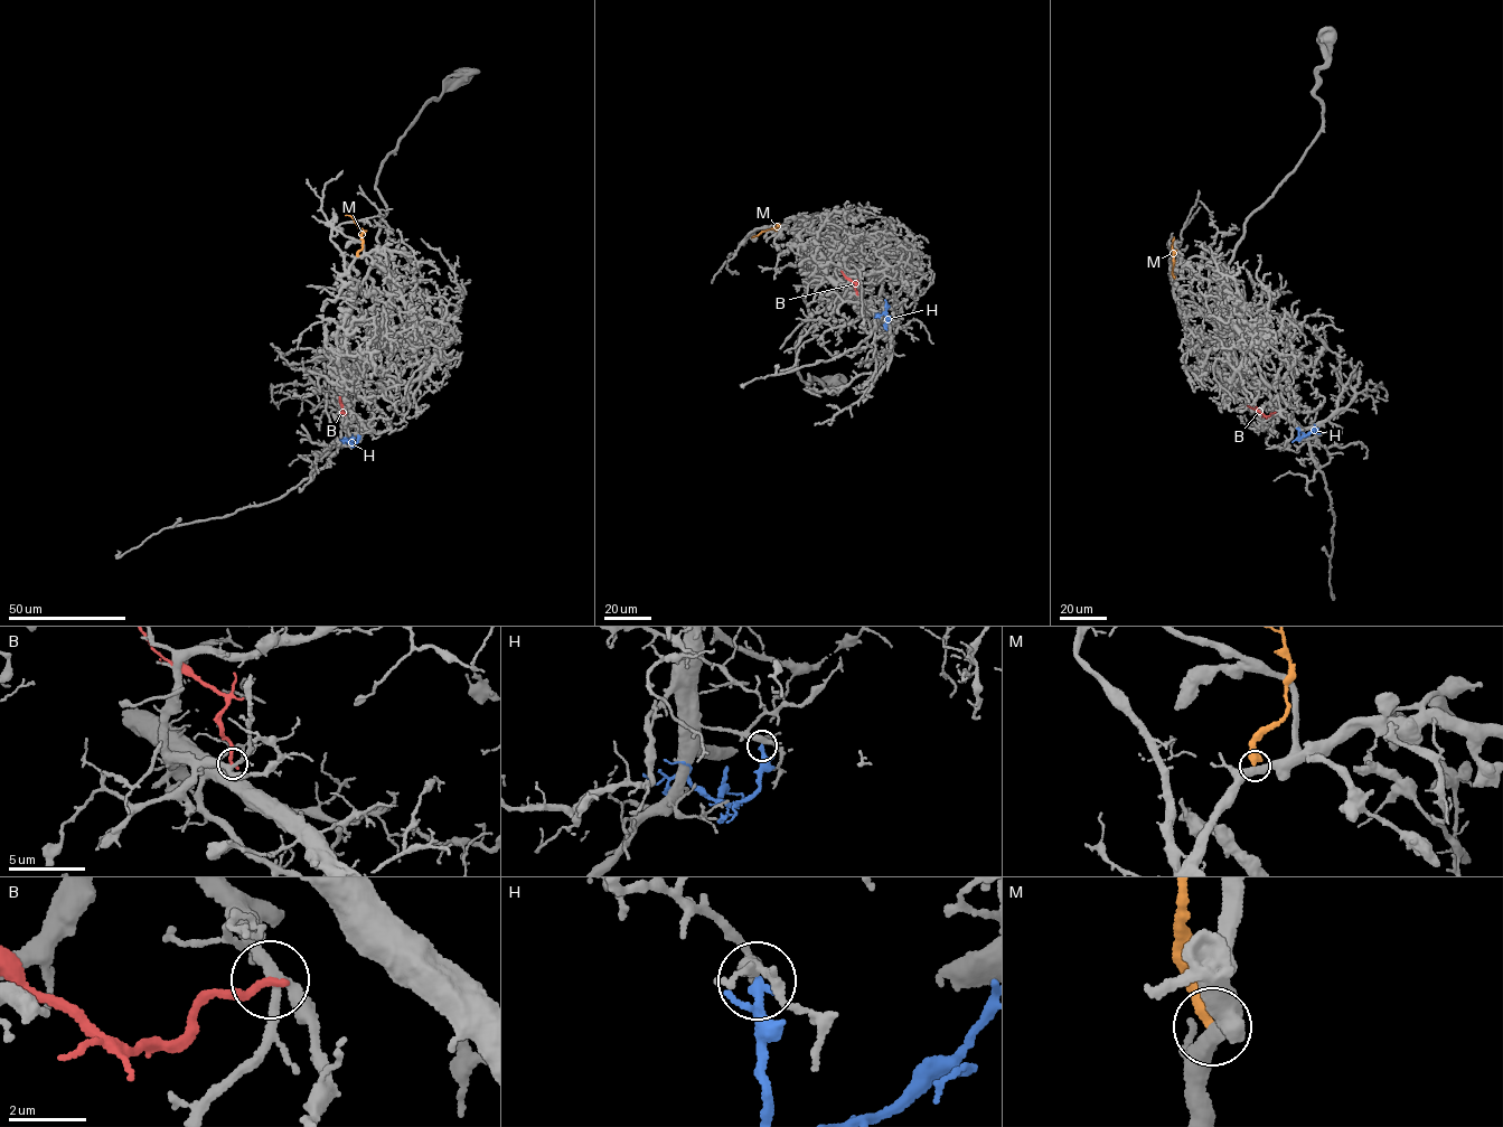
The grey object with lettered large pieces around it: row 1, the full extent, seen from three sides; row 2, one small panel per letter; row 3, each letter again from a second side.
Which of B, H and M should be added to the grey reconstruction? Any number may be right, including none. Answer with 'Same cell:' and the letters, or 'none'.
Same cell: none

